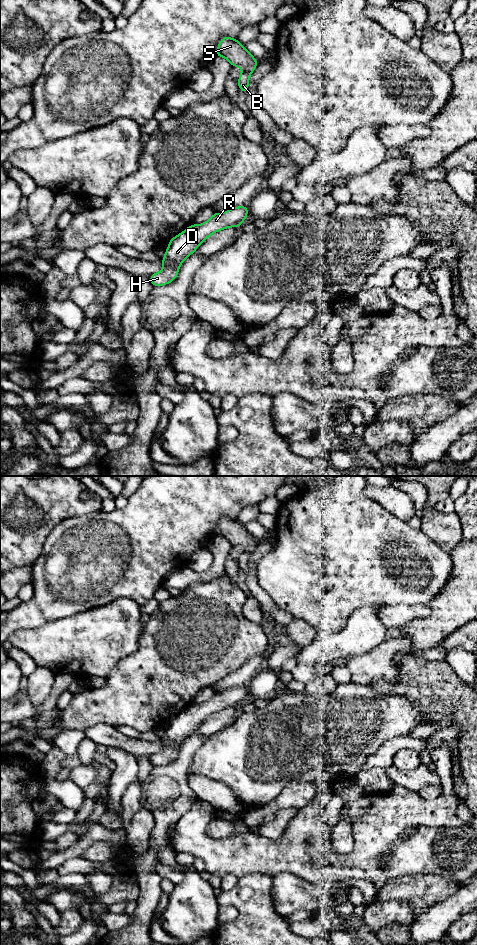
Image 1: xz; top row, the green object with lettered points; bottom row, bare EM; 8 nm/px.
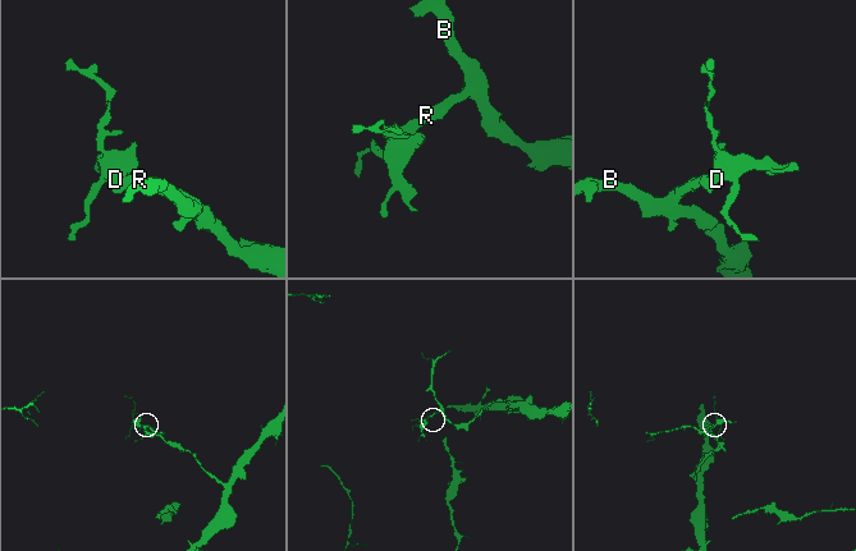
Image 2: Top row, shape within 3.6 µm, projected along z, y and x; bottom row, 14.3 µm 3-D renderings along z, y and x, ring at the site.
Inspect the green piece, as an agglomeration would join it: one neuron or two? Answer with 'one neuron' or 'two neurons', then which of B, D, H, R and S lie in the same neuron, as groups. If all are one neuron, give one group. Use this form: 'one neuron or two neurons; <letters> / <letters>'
one neuron; B D H R S

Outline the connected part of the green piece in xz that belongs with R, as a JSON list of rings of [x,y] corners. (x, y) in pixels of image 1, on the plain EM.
[[[238,686],[225,693],[215,692],[208,701],[199,705],[192,704],[170,719],[165,736],[161,739],[163,748],[160,752],[150,755],[151,764],[162,766],[174,761],[182,742],[193,734],[210,715],[229,707],[237,708],[247,695],[247,686]]]

